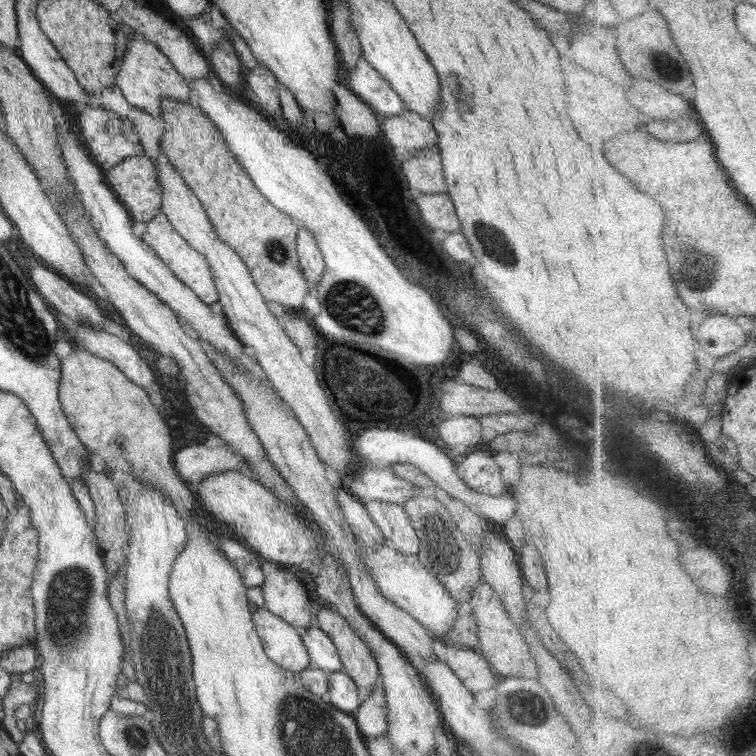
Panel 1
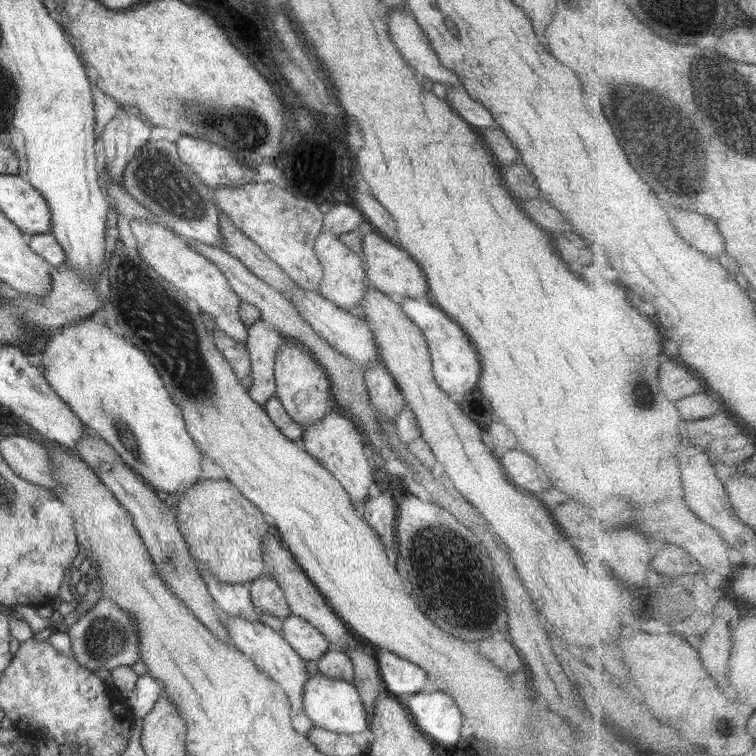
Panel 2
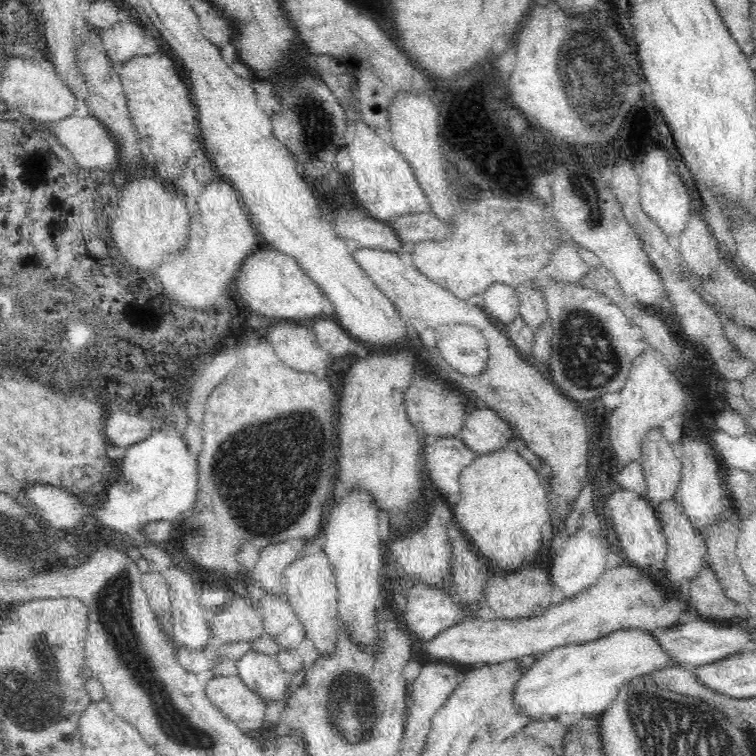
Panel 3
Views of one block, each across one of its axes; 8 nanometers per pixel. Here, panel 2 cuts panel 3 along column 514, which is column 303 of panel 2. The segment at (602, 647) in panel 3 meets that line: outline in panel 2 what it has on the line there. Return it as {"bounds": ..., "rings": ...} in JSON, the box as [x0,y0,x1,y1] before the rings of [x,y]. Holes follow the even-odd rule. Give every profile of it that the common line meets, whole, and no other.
{"bounds":[302,672,368,736],"rings":[[[320,672],[314,674],[314,676],[308,677],[303,686],[302,702],[306,716],[312,720],[316,727],[350,736],[368,729],[363,700],[351,682],[333,679]]]}

